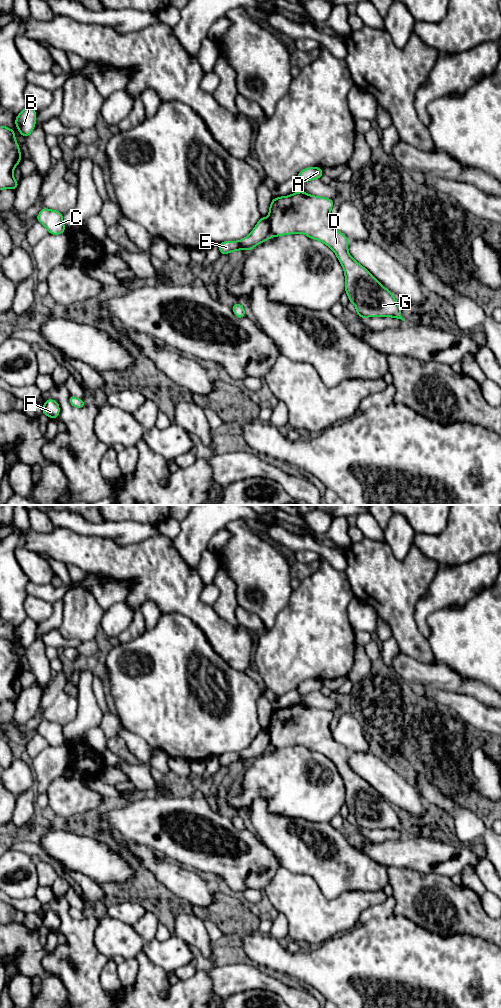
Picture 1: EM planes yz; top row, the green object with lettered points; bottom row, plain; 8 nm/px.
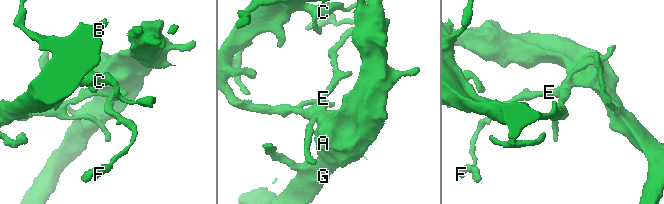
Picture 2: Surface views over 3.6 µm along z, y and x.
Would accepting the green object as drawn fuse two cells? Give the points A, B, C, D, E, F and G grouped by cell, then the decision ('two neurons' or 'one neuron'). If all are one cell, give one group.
A D G / B C E F | two neurons

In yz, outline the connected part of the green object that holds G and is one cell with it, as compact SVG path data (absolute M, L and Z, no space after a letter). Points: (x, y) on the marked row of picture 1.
M298 191L274 198L267 217L271 237L302 233L330 247L345 274L345 291L361 318L394 317L405 321L393 293L348 252L348 237L337 231L330 216L333 200Z

